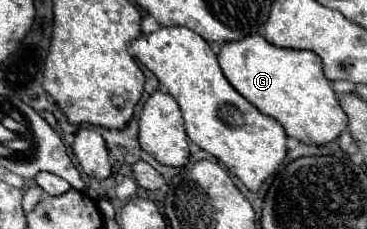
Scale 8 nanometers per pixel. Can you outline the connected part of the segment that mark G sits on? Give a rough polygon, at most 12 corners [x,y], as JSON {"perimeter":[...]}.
{"perimeter":[[260,35],[224,43],[230,85],[304,145],[348,117],[322,59]]}

